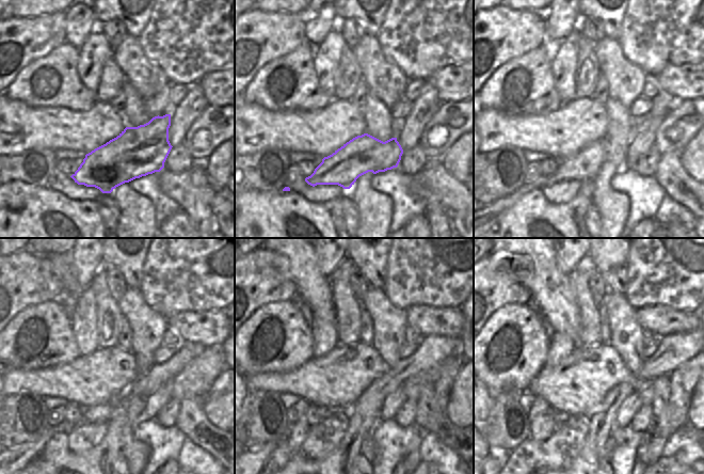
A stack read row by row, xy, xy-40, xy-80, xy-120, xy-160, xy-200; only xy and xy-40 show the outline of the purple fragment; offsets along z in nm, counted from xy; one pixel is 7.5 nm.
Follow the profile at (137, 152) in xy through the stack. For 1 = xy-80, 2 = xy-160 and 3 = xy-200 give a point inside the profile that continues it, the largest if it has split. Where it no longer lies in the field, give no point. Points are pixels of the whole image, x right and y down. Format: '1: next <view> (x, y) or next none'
1: next xy-80 (584, 167)
2: next xy-160 (259, 455)
3: next xy-200 (495, 455)

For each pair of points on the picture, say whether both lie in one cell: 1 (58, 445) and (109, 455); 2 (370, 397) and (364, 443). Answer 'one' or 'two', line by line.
1: one
2: one

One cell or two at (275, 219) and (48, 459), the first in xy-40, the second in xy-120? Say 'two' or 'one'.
one

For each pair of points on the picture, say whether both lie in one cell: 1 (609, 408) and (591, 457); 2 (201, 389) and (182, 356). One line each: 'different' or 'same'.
1: same
2: different

